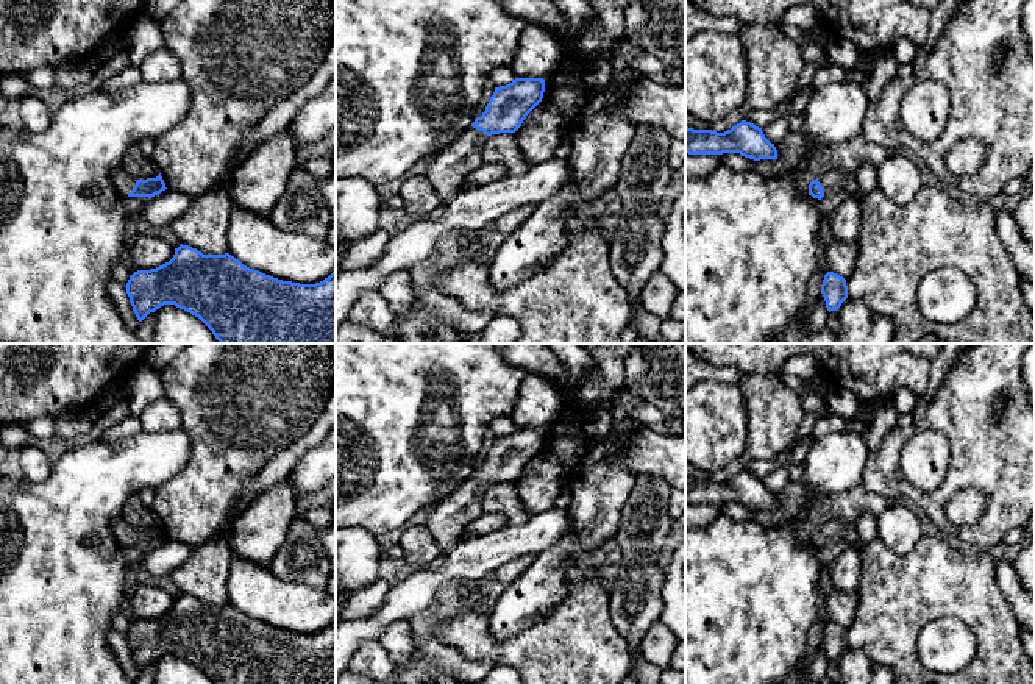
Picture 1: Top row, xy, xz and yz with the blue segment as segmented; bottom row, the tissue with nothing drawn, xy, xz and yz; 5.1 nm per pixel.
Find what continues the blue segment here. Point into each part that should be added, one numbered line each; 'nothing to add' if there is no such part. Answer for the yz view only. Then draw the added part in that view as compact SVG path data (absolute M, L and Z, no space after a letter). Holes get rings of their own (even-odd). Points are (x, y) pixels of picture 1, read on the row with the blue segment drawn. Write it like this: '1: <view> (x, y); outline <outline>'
1: yz (834, 181); outline M830 170L818 178L823 194L832 195L843 192L846 197L859 198L859 186L855 175L841 172L841 170Z

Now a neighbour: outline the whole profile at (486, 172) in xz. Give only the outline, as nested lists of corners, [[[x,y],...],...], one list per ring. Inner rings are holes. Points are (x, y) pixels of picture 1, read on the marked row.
[[[482,162],[467,175],[465,183],[471,186],[481,186],[498,181],[504,176],[507,176],[507,170],[503,164]]]

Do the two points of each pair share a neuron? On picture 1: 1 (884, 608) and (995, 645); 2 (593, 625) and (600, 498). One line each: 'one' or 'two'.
1: one
2: two

